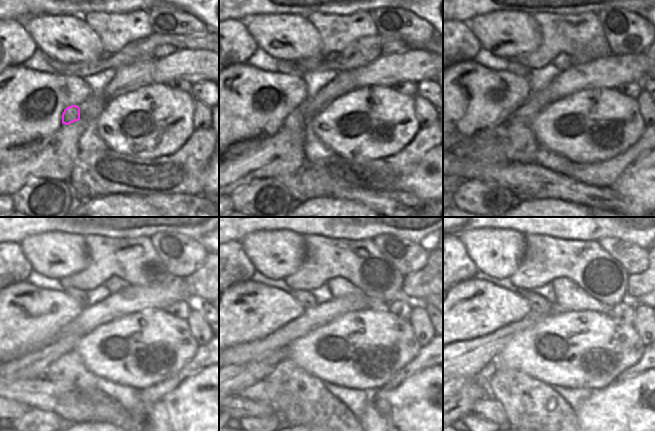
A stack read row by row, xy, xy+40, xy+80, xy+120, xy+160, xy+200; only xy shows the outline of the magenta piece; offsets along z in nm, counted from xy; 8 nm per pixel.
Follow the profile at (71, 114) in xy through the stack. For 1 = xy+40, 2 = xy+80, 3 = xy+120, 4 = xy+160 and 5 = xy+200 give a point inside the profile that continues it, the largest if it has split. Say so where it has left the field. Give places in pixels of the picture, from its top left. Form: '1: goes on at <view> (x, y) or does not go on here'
1: goes on at xy+40 (295, 122)
2: goes on at xy+80 (521, 145)
3: goes on at xy+120 (69, 372)
4: goes on at xy+160 (302, 400)
5: goes on at xy+200 (530, 405)

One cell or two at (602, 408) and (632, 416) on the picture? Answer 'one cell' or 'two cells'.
one cell

